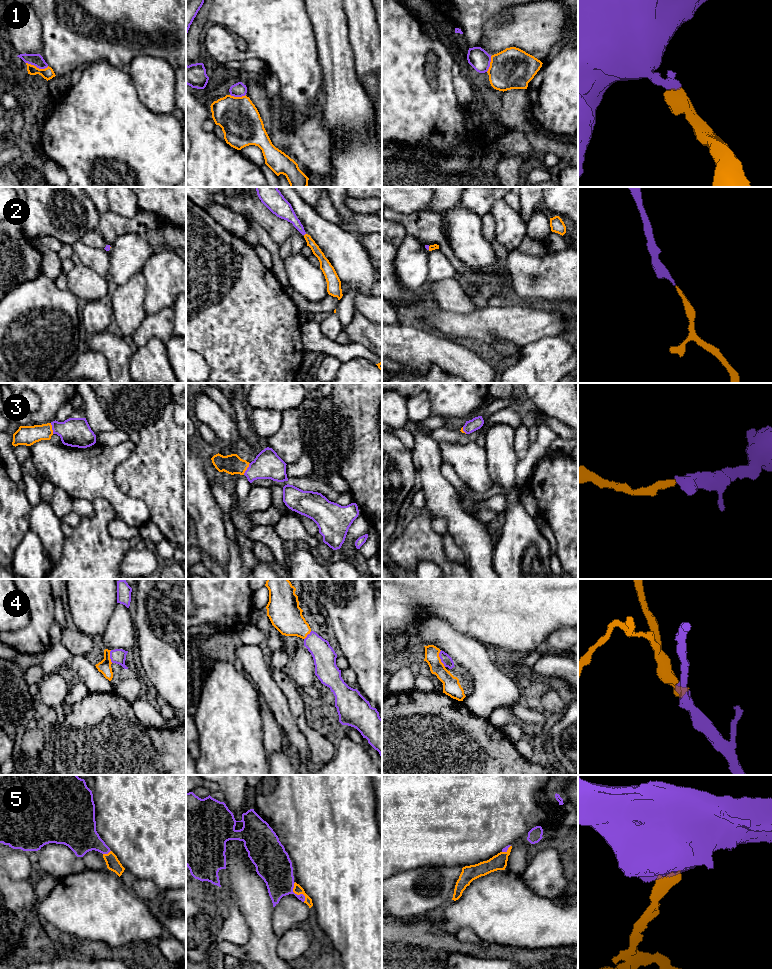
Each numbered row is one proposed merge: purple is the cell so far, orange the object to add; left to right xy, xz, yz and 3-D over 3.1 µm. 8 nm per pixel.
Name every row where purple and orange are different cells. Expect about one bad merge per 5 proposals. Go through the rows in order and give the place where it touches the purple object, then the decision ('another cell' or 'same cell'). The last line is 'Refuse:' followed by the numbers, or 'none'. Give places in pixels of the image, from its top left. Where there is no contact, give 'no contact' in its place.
1: meets purple in xy at (37, 67); same cell
2: meets purple in yz at (428, 248); same cell
3: meets purple in xz at (247, 469); same cell
4: meets purple in yz at (440, 658); same cell
5: meets purple in xz at (296, 894); same cell
Refuse: none

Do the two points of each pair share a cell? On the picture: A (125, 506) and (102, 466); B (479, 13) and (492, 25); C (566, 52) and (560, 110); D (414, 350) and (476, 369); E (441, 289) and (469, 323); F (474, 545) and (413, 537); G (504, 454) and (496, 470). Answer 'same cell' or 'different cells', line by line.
A: same cell
B: different cells
C: same cell
D: same cell
E: different cells
F: different cells
G: same cell

